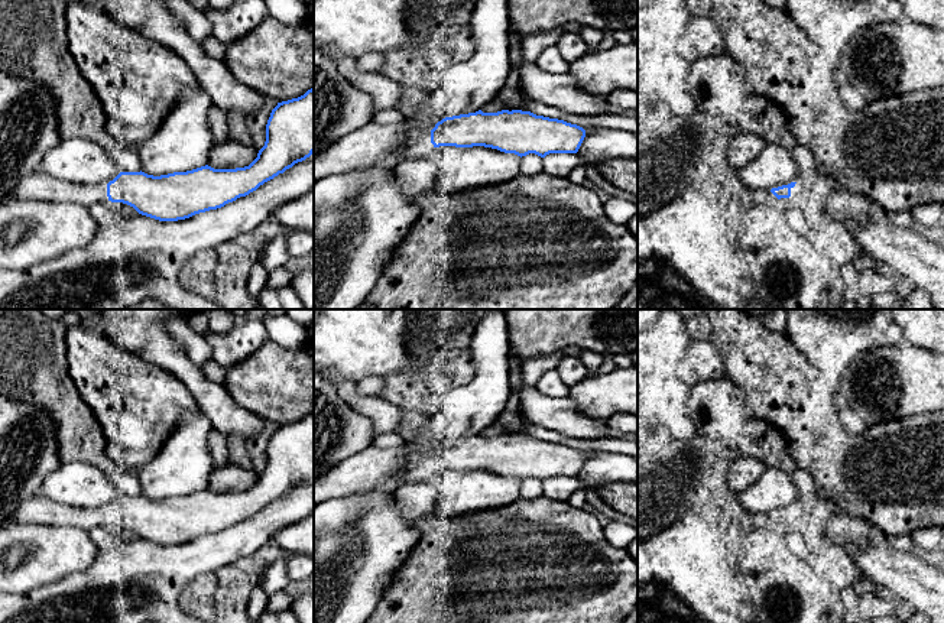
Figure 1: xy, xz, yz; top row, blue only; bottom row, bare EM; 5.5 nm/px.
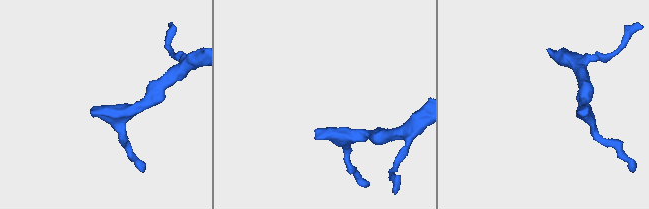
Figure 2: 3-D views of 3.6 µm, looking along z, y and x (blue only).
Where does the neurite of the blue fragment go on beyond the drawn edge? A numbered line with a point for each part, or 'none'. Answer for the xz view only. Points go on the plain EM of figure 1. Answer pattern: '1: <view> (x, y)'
1: xz (373, 467)

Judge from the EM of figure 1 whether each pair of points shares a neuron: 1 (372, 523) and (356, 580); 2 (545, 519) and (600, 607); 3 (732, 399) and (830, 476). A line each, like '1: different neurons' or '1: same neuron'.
1: same neuron
2: same neuron
3: different neurons

